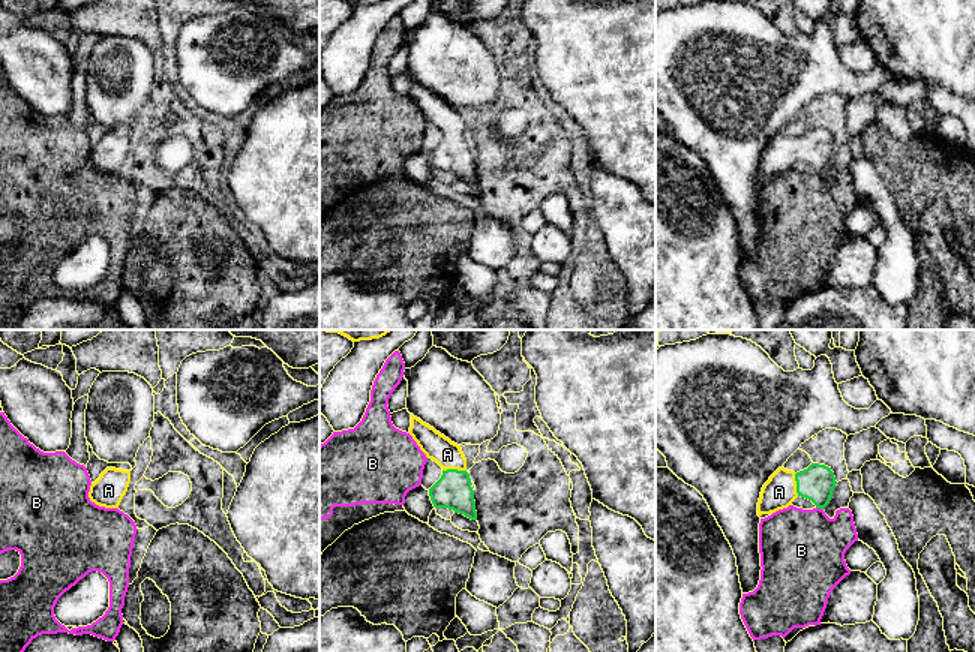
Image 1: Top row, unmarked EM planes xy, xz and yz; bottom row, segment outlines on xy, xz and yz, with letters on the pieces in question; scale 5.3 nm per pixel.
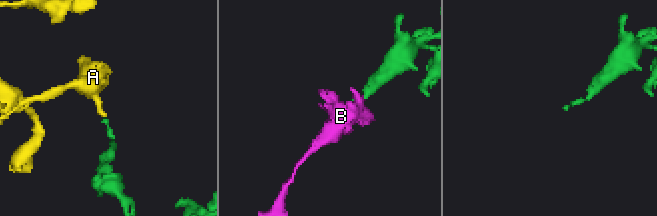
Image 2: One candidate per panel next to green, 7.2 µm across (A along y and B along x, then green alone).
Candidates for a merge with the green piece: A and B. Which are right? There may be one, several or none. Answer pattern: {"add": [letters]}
{"add": ["A"]}

